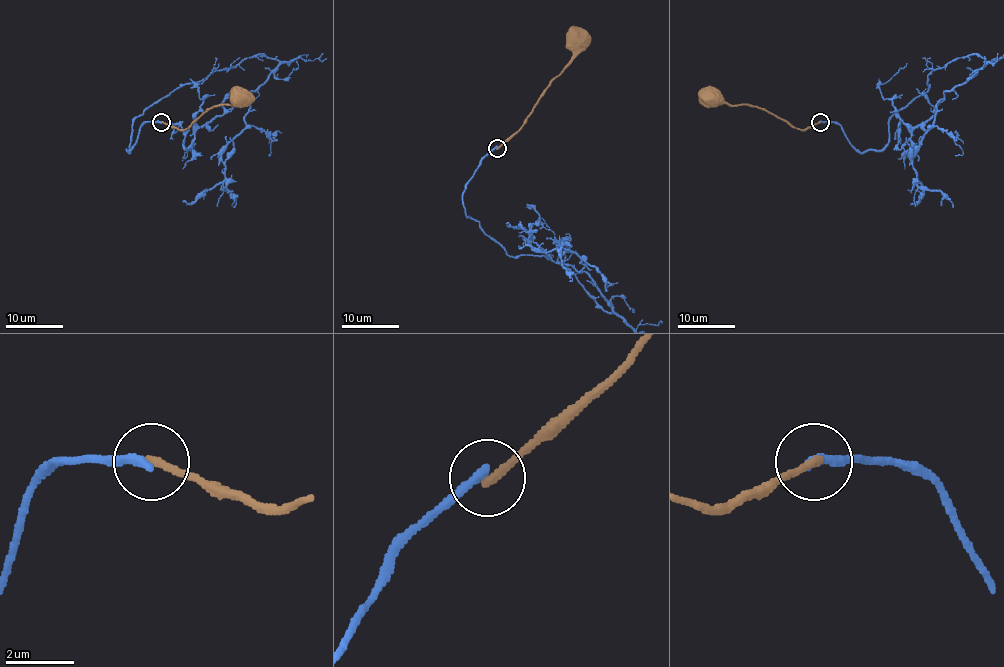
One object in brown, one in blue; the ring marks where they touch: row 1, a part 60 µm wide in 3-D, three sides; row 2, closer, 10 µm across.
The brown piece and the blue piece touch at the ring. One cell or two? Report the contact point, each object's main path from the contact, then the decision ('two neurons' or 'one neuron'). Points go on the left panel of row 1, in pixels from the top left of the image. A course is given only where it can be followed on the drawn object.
at (161, 122); brown runs (161, 121), (186, 129), (207, 108), (234, 105), (240, 97); two neurons

